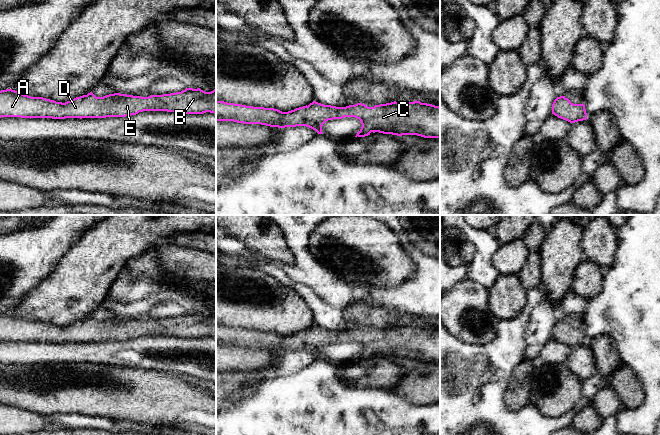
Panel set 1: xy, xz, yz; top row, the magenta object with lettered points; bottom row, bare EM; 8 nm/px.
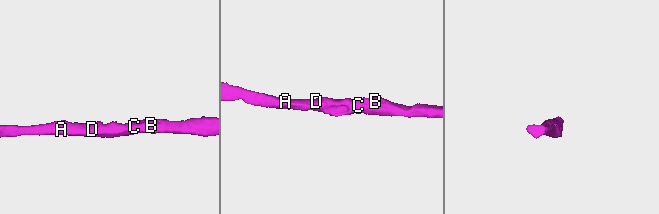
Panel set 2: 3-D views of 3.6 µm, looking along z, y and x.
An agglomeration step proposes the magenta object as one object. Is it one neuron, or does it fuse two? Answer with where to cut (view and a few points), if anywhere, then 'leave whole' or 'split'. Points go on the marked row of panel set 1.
no cut; leave whole

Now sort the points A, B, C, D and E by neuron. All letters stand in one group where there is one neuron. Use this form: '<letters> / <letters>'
A B C D E

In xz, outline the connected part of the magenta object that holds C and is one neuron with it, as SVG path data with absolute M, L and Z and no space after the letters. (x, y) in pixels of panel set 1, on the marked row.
M216 100L216 121L261 124L278 128L306 126L318 134L323 134L322 126L326 121L344 117L355 117L361 121L362 127L355 137L365 137L371 132L379 132L397 136L440 138L440 107L417 100L394 101L374 107L362 103L336 107L313 101L308 106L288 112Z

